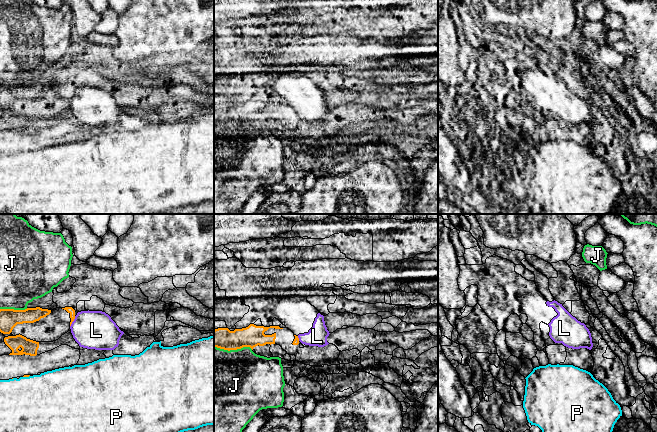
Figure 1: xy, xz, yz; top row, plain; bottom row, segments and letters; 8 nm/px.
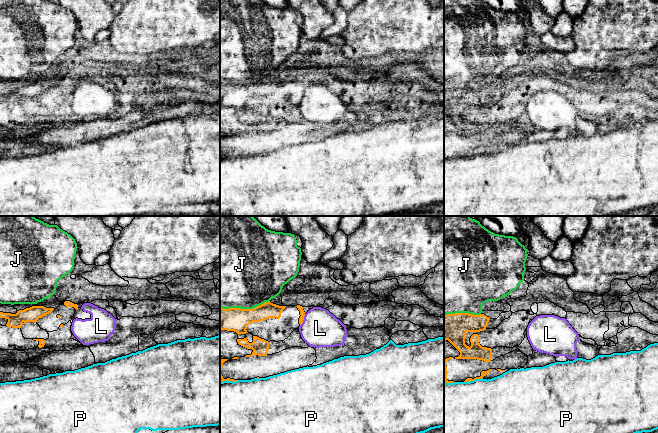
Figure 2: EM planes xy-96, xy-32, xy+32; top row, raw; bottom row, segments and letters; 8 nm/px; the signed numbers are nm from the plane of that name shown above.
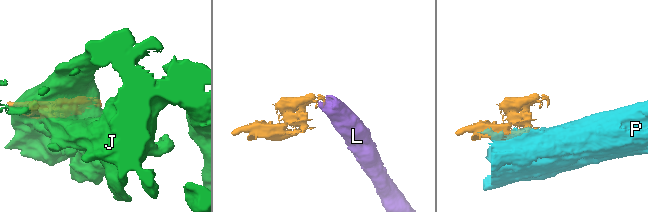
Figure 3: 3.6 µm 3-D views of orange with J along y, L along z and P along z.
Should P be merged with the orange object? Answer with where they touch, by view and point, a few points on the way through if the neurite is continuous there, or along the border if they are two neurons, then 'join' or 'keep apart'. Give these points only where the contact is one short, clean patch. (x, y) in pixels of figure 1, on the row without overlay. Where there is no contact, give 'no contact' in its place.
contact xy (26, 152); keep apart

